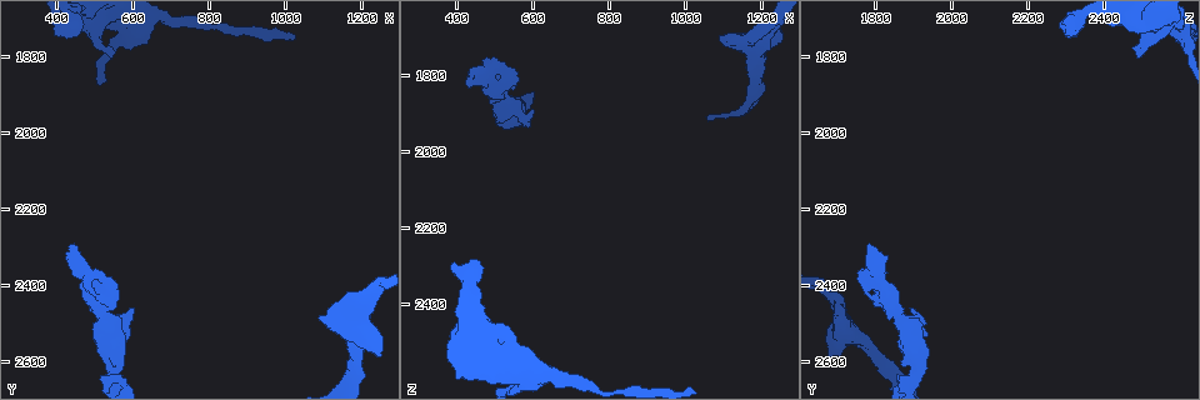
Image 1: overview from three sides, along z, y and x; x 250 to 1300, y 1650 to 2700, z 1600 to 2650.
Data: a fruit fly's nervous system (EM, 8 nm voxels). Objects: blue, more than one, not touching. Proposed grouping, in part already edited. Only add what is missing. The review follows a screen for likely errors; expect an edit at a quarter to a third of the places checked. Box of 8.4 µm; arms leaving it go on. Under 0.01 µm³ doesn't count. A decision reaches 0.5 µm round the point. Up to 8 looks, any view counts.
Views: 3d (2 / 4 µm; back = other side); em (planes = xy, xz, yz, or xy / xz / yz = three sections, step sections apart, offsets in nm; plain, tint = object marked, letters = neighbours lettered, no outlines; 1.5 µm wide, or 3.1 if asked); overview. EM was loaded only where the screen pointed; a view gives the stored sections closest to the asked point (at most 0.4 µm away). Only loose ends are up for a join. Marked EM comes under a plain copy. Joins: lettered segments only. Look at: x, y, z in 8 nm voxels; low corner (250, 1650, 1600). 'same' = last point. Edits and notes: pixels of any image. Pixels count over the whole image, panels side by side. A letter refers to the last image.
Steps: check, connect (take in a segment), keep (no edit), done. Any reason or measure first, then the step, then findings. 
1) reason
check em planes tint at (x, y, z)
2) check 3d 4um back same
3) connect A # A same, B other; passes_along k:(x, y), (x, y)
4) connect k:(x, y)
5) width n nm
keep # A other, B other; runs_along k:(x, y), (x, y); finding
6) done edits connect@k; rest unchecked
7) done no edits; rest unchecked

thick end
check em planes letters at (1090, 2485, 1695)

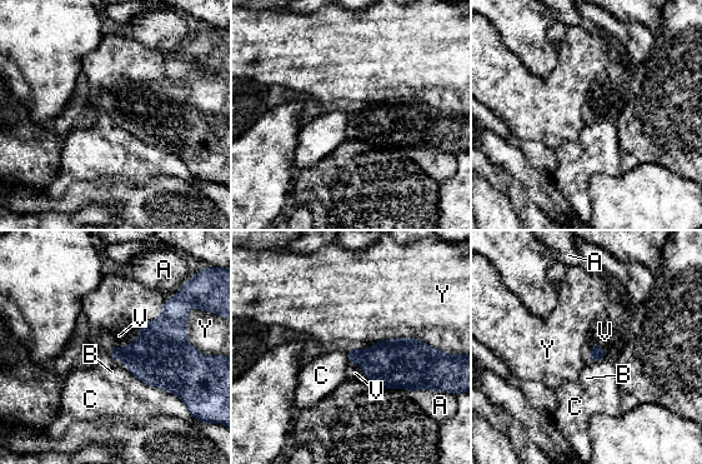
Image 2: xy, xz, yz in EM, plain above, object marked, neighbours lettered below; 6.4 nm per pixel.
connect V # A other, B other, C other, V same, Y other; passes_along 2:(161, 357), (125, 344), (101, 339); the neuron continues

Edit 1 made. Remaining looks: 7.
check overview

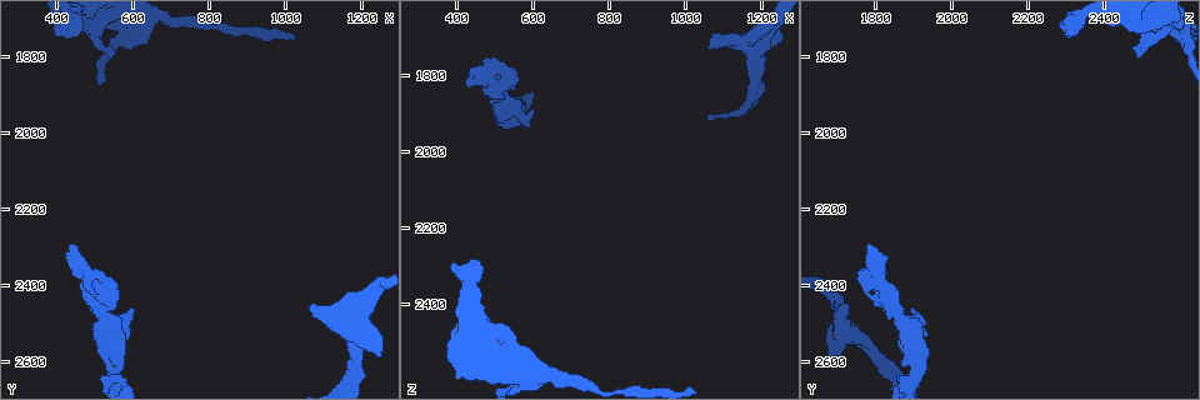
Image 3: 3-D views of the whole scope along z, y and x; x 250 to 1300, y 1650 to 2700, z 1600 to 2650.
an open end
check 3d 4um at (445, 2300, 1775)

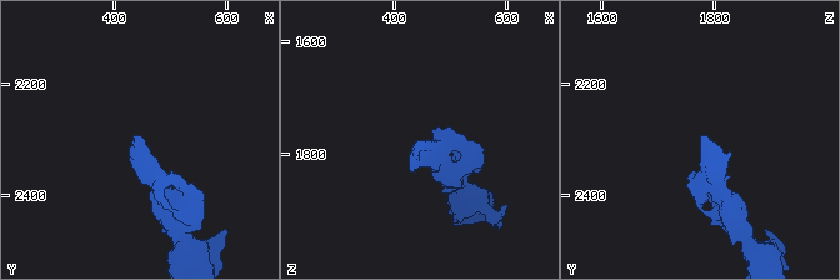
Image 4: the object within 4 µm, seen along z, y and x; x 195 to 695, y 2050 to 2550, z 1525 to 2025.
need the tissue
check em yz step 4 letters at (440, 2295, 1780)

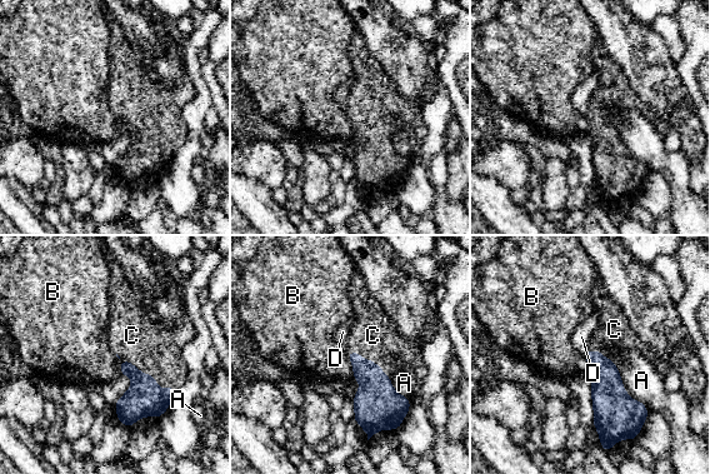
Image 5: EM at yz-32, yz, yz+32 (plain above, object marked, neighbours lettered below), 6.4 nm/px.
another direction
check em planes letters same

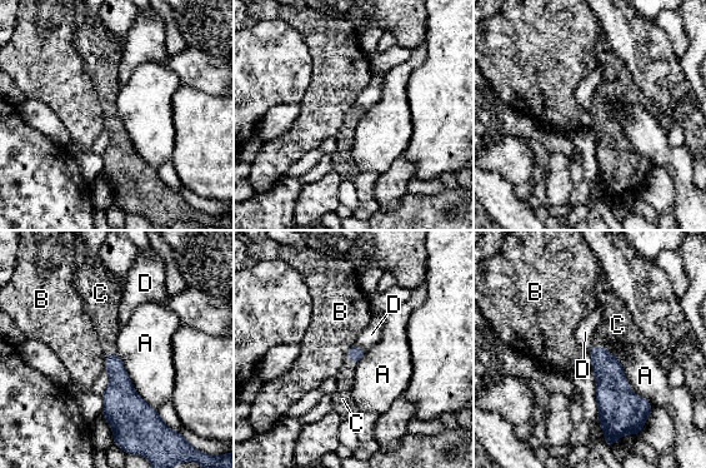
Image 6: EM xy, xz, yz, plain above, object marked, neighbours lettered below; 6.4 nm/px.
connect C # A other, B other, C same, D other; passes_along 6:(611, 386), (604, 348), (617, 324); the neuron continues

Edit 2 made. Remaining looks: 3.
an open end
check em planes tint at (385, 1735, 2315)

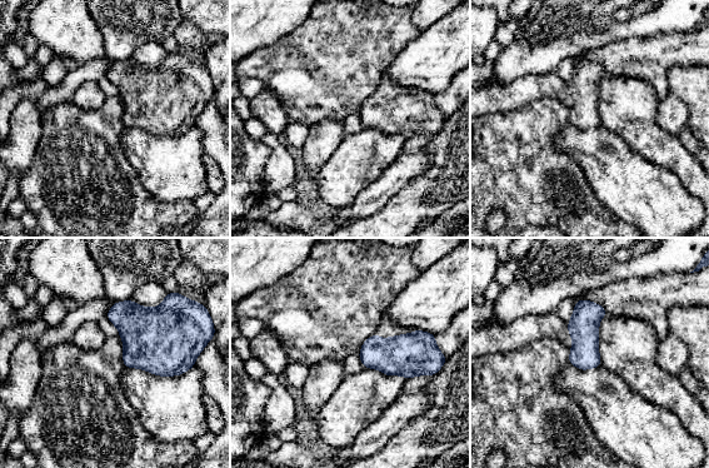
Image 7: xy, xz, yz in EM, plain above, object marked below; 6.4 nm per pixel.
what lies round it
check em planes letters same

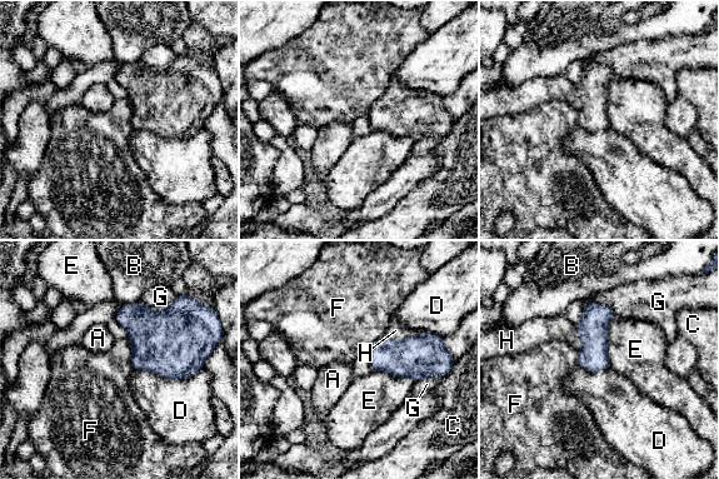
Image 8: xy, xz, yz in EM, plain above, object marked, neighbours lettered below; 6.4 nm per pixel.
longest_contact D 440 nm
connect H # A other, B other, C other, D other, E other, F other, G other, H same; passes_along 8:(420, 357), (404, 339), (395, 330); the neuron continues

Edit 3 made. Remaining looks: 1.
done edits connect@2, connect@6, connect@8; rest unchecked

